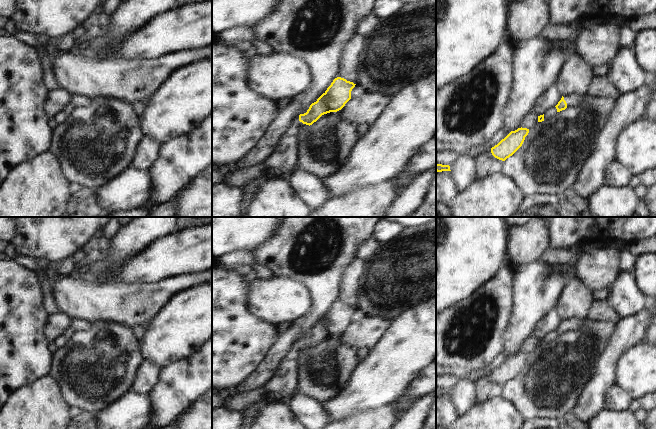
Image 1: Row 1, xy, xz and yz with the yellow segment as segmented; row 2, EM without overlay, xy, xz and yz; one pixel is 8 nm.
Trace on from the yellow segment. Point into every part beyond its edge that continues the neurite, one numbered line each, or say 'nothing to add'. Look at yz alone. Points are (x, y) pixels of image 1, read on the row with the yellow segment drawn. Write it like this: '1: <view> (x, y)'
1: yz (573, 100)

